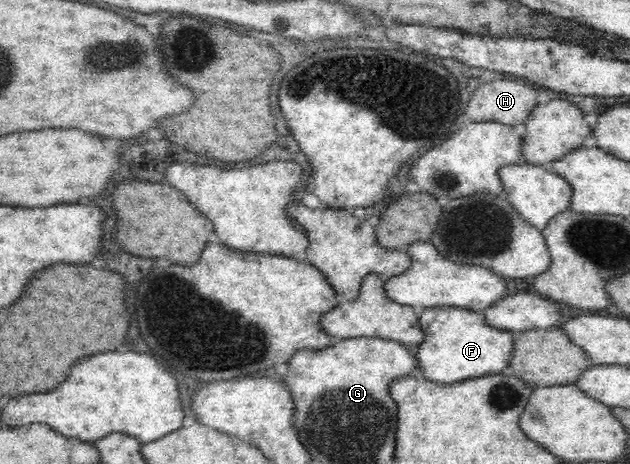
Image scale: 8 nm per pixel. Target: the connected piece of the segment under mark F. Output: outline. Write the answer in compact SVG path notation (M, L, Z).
M437 305L418 309L418 320L424 337L423 341L419 343L419 350L415 358L417 369L423 371L423 377L427 380L443 384L465 381L465 379L481 377L481 375L489 375L489 373L501 373L510 363L514 333L491 327L485 322L484 312Z

